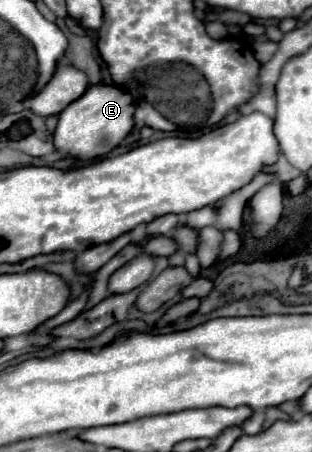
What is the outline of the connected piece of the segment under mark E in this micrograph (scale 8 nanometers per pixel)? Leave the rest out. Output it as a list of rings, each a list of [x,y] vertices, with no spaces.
[[[89,86],[89,90],[79,100],[75,100],[75,104],[69,104],[59,114],[59,124],[53,132],[55,148],[65,158],[73,160],[93,160],[97,156],[109,154],[131,132],[135,112],[133,108],[133,98],[117,86]]]

